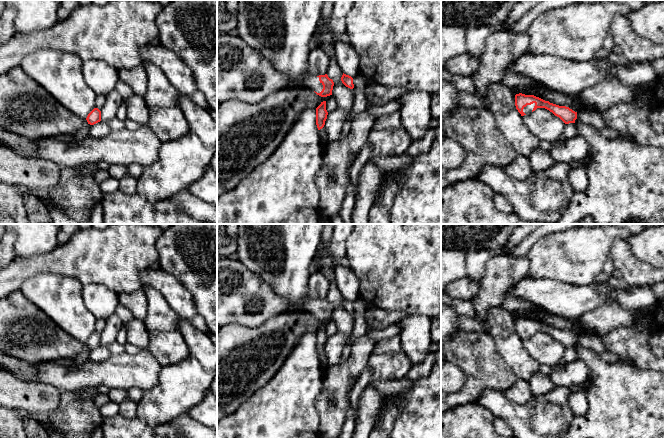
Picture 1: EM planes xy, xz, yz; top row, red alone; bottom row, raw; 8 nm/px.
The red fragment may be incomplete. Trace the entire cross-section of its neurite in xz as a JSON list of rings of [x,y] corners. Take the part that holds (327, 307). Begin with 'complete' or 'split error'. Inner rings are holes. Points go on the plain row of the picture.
split error; [[[308,298],[302,307],[321,321],[332,319],[334,306],[327,298],[319,300]]]

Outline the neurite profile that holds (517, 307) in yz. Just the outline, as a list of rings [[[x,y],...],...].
[[[506,297],[502,303],[502,307],[515,319],[522,316],[529,316],[534,320],[539,319],[541,323],[550,327],[569,331],[575,336],[580,335],[579,330],[568,318],[550,314],[529,301],[516,297]]]

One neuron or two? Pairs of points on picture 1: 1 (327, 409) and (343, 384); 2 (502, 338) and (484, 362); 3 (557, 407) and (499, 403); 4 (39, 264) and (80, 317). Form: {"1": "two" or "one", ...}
{"1": "one", "2": "two", "3": "one", "4": "two"}

